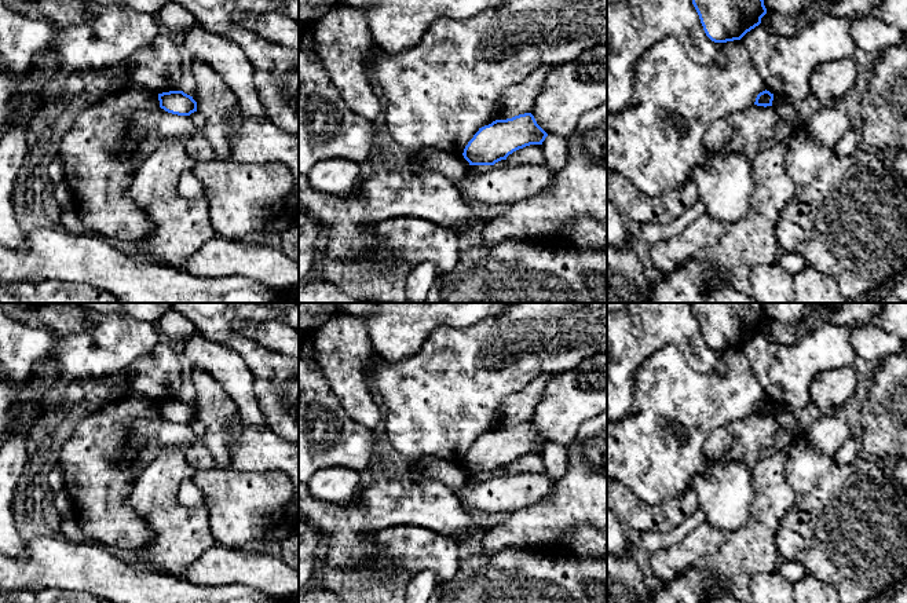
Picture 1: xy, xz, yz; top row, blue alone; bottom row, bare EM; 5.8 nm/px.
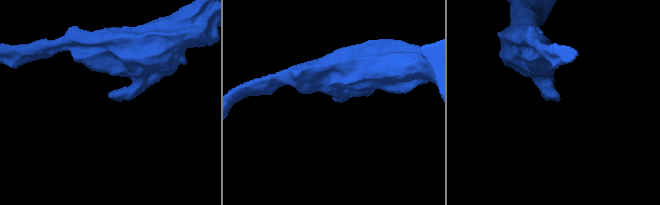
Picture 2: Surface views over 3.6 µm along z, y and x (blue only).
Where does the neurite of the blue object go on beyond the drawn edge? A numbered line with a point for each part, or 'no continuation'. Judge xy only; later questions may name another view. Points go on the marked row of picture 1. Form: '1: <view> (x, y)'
no continuation

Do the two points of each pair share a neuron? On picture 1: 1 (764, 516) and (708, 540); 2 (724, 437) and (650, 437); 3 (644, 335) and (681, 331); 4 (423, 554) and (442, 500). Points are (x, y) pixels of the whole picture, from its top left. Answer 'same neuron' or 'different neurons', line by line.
1: same neuron
2: different neurons
3: same neuron
4: different neurons

